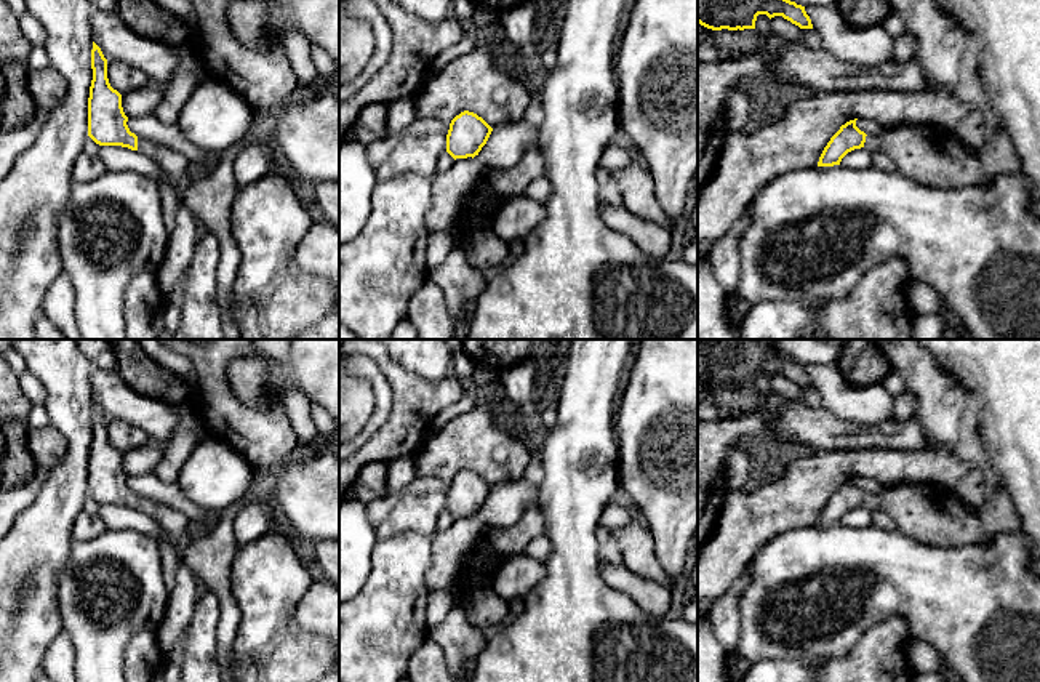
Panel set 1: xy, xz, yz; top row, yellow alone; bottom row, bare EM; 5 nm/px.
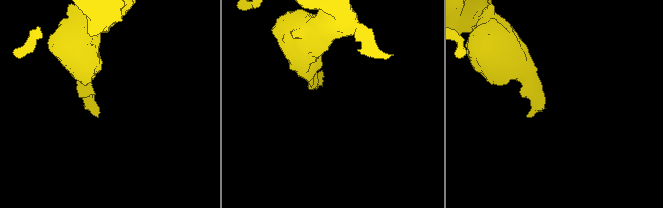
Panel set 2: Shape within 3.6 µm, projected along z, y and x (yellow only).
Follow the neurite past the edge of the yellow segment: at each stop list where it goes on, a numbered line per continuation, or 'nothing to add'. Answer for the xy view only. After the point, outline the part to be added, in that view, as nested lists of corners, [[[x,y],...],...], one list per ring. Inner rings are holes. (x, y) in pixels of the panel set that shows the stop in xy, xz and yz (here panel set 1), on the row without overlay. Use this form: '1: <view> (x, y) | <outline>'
1: xy (173, 522) | [[[138,496],[138,509],[152,517],[163,530],[163,536],[158,543],[162,576],[168,589],[171,589],[174,573],[181,564],[181,554],[176,549],[176,543],[190,527],[190,522],[181,511],[144,496]]]

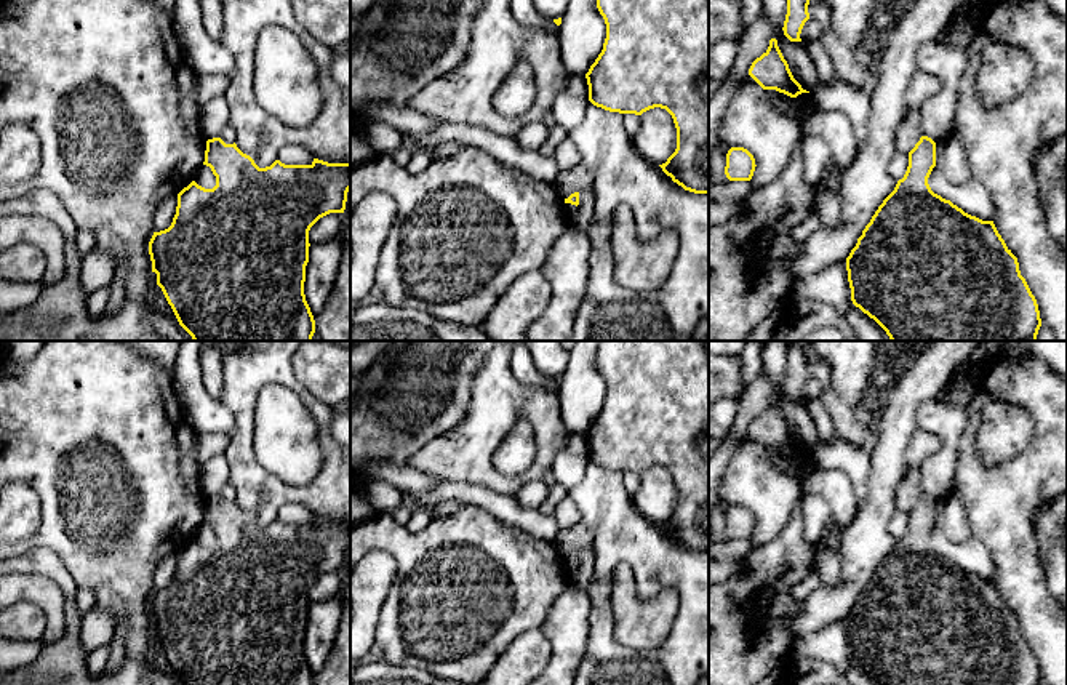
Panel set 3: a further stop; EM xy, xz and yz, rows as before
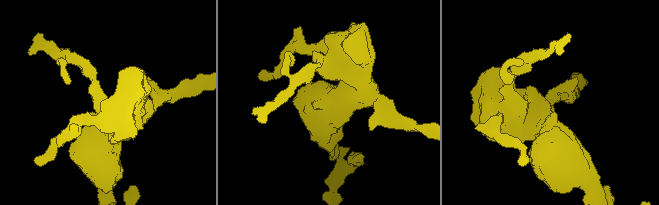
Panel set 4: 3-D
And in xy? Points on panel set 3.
nothing to add

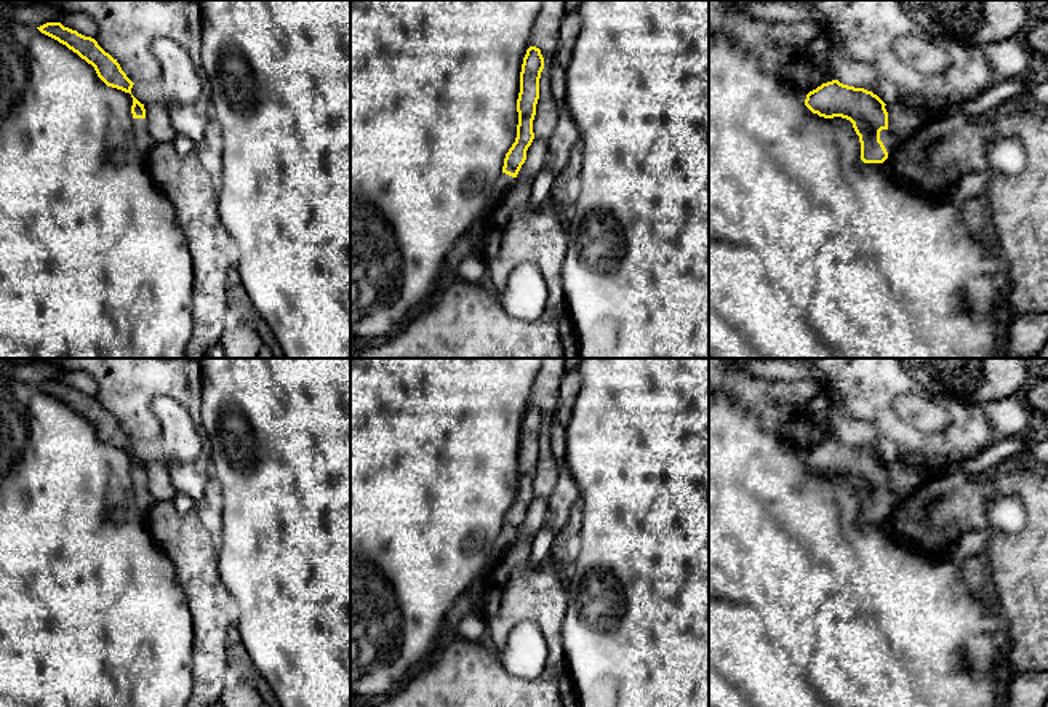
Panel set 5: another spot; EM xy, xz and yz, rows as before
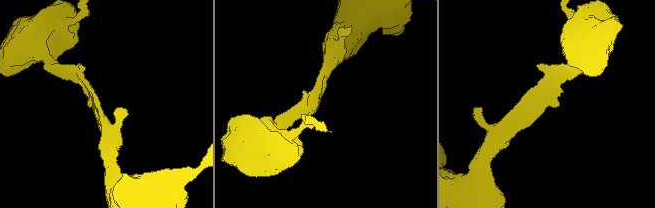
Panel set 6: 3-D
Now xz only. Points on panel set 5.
1: xz (504, 539) | [[[501,531],[501,534],[498,536],[498,539],[494,542],[494,549],[490,555],[485,573],[504,555],[504,552],[515,542],[515,539],[517,539],[517,536]]]

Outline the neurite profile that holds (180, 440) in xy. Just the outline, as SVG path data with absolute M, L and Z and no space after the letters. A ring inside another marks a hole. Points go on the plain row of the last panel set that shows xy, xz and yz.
M162 395L150 401L150 411L162 425L152 440L134 441L131 453L141 462L190 464L206 441L190 413L174 398Z

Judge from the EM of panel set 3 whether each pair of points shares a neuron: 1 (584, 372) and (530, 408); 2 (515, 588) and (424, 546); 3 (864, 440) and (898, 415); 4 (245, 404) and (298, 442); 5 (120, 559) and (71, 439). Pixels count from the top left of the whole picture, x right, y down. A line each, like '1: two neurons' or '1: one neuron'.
1: two neurons
2: one neuron
3: two neurons
4: two neurons
5: one neuron

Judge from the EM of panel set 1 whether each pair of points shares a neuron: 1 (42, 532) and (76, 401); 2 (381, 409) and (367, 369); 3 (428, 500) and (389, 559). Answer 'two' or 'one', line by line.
1: one
2: one
3: two

